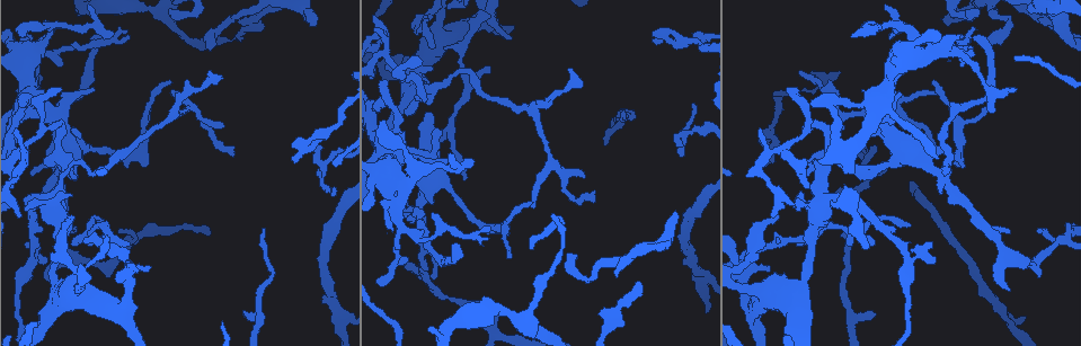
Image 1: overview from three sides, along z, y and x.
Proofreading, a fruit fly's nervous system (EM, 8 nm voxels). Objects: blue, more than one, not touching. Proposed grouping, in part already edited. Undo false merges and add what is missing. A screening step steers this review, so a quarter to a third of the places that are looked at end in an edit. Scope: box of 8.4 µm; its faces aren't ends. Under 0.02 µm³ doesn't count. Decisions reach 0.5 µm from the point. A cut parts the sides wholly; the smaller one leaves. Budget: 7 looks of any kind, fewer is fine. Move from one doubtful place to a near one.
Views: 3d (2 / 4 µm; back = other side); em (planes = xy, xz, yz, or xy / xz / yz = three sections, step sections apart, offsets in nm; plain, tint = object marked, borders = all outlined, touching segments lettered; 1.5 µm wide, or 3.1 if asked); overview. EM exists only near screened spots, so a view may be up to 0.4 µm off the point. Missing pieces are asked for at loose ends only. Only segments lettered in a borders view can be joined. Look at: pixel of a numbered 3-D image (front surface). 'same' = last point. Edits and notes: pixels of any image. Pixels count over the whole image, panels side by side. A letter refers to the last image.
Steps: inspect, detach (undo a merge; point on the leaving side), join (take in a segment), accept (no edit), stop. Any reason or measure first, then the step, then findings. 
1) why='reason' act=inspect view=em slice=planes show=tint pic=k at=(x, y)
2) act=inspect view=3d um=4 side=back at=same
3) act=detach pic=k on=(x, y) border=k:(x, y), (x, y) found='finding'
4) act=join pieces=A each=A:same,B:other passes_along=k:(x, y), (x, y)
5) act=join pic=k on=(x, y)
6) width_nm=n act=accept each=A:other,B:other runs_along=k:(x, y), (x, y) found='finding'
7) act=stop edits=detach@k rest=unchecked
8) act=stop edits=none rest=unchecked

act=inspect view=3d um=4 pic=1 at=(485, 237)

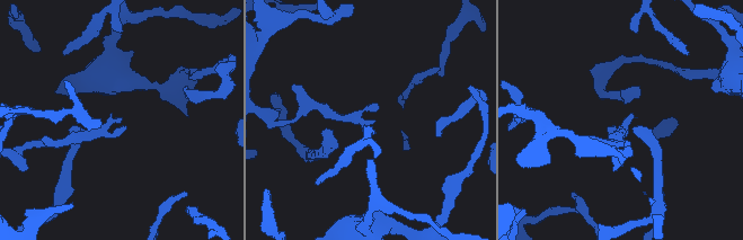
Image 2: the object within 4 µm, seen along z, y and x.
why='shape alone is not enough' act=inspect view=em slice=xy step=8 show=tint pic=2 at=(375, 121)

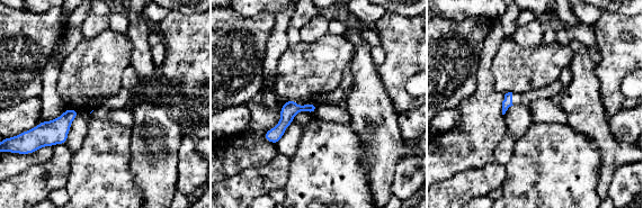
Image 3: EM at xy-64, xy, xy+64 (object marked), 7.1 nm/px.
why='cut it another way' act=inspect view=em slice=planes show=borders at=same

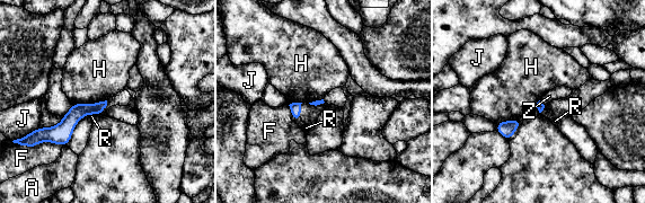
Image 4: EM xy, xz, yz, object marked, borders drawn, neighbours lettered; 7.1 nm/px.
act=join pic=4 on=(309, 113) each=A:other,F:other,H:other,J:other,R:other,Z:same passes_along=4:(296, 107), (300, 111), (309, 113) found='the neuron continues'

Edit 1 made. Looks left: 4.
why='see it whole again' act=inspect view=overview

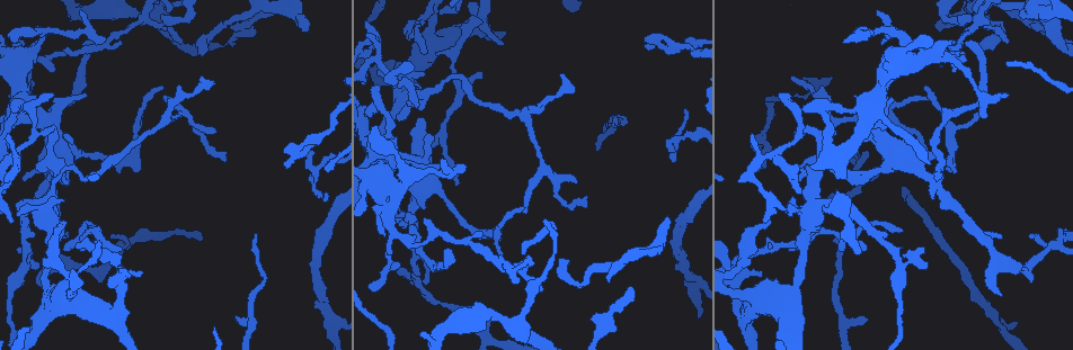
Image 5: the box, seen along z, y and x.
why='an open end' act=inspect view=3d um=4 side=back pic=5 at=(480, 71)

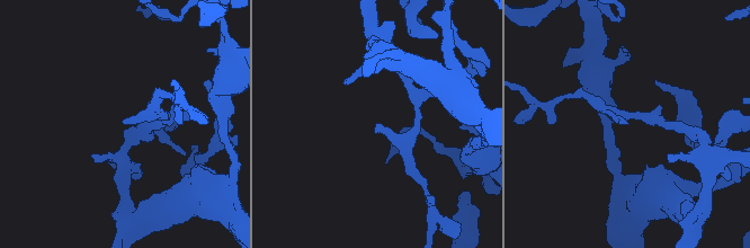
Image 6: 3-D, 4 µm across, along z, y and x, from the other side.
act=inspect view=em slice=planes show=plain pic=6 at=(628, 124)

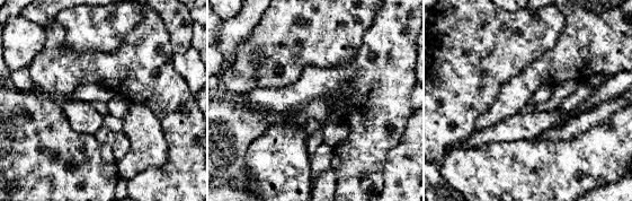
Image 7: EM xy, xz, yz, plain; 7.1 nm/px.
act=inspect view=em slice=planes show=borders at=same

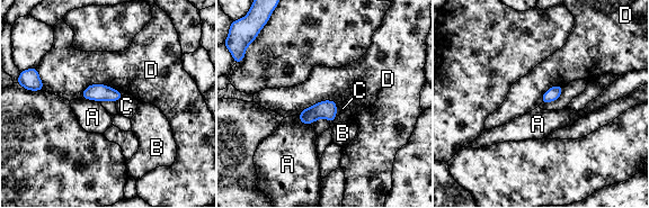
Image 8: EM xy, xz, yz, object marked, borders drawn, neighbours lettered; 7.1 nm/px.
width_nm=100 act=accept each=A:other,B:other,C:other,D:other border=8:(123, 95), (90, 83), (80, 97) found='none of them fits'

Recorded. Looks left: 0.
act=stop edits=join@4 rest=unchecked

